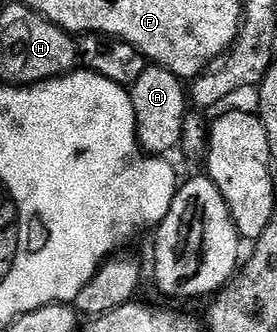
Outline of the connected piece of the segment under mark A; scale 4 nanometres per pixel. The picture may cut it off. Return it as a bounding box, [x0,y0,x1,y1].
[131,63,191,157]

